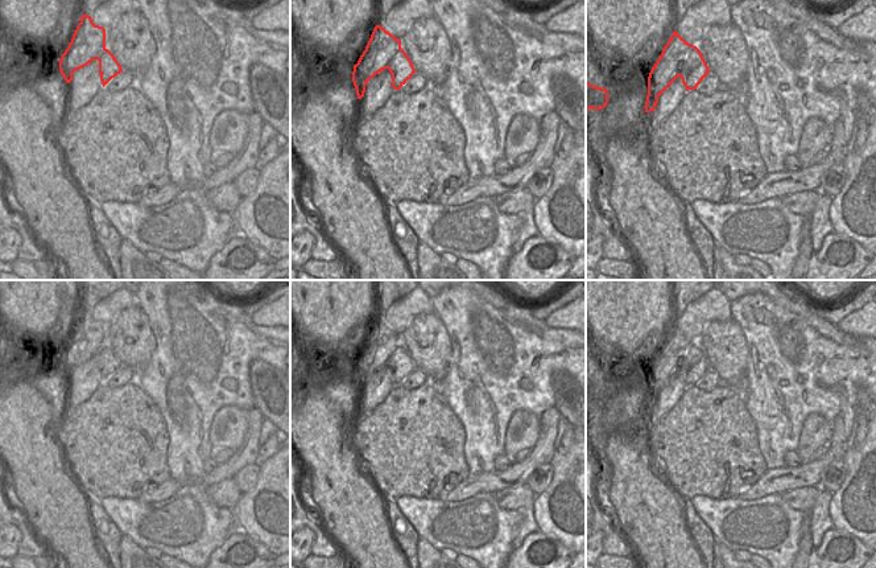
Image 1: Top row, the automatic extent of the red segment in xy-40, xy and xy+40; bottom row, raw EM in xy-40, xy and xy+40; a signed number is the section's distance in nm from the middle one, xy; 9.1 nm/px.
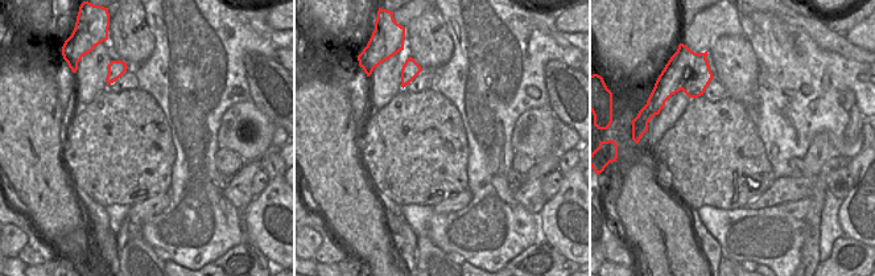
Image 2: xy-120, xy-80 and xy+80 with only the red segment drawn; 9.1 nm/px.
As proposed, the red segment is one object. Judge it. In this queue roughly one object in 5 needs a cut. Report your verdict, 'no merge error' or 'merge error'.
merge error

